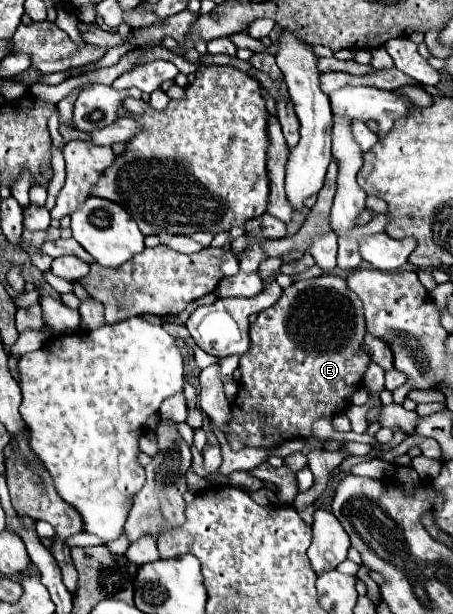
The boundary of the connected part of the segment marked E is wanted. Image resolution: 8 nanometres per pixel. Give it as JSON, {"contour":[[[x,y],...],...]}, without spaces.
{"contour":[[[322,274],[318,278],[300,280],[282,290],[280,300],[258,312],[256,322],[250,326],[250,348],[240,358],[240,384],[236,400],[232,402],[234,420],[230,432],[242,436],[242,444],[260,448],[278,448],[286,440],[312,436],[312,424],[318,418],[334,418],[344,412],[352,394],[360,388],[370,358],[364,354],[366,324],[362,302],[350,292],[344,278],[336,274]]]}

